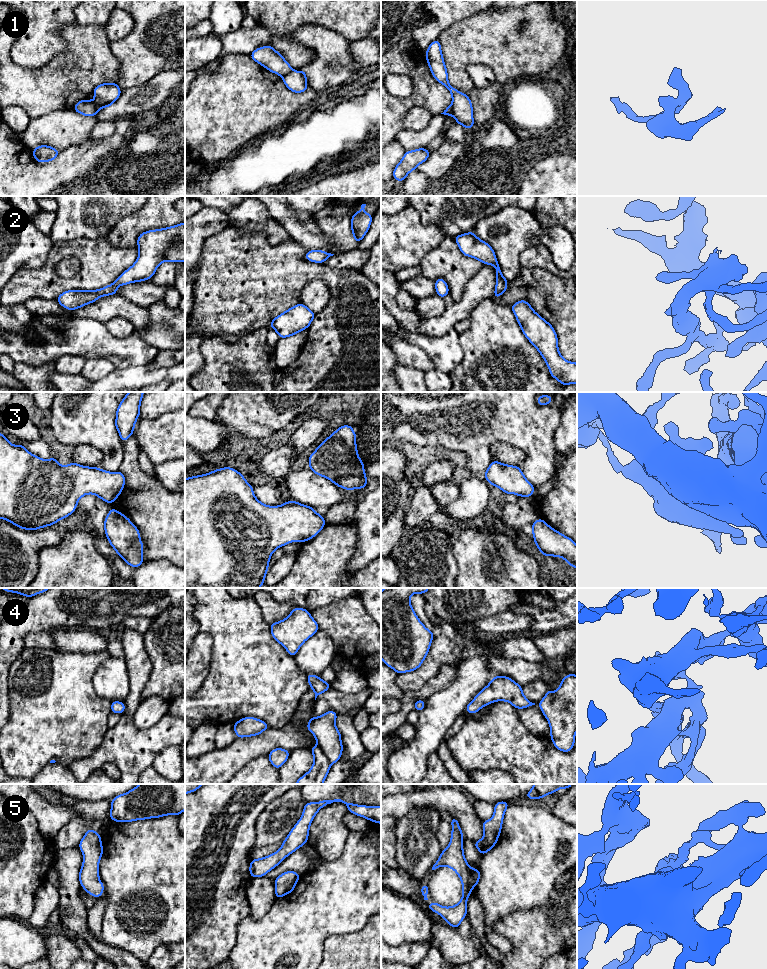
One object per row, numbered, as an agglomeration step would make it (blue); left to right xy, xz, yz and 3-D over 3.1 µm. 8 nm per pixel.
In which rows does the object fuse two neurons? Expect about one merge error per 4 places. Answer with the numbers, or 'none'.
1

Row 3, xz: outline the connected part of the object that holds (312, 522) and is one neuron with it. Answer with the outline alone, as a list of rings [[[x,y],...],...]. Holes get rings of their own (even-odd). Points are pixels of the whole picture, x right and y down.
[[[230,467],[185,479],[185,588],[259,588],[272,553],[290,542],[305,542],[326,525],[311,506],[290,500],[279,506],[261,503],[245,477]]]

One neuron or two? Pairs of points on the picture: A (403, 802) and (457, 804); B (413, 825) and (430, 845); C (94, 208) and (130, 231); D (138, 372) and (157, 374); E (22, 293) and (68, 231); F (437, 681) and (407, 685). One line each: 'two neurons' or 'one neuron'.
A: one neuron
B: one neuron
C: two neurons
D: one neuron
E: two neurons
F: two neurons

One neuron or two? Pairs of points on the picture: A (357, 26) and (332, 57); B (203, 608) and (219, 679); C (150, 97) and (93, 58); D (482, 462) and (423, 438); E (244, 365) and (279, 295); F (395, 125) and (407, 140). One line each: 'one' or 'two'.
A: two
B: one
C: two
D: one
E: one
F: two

